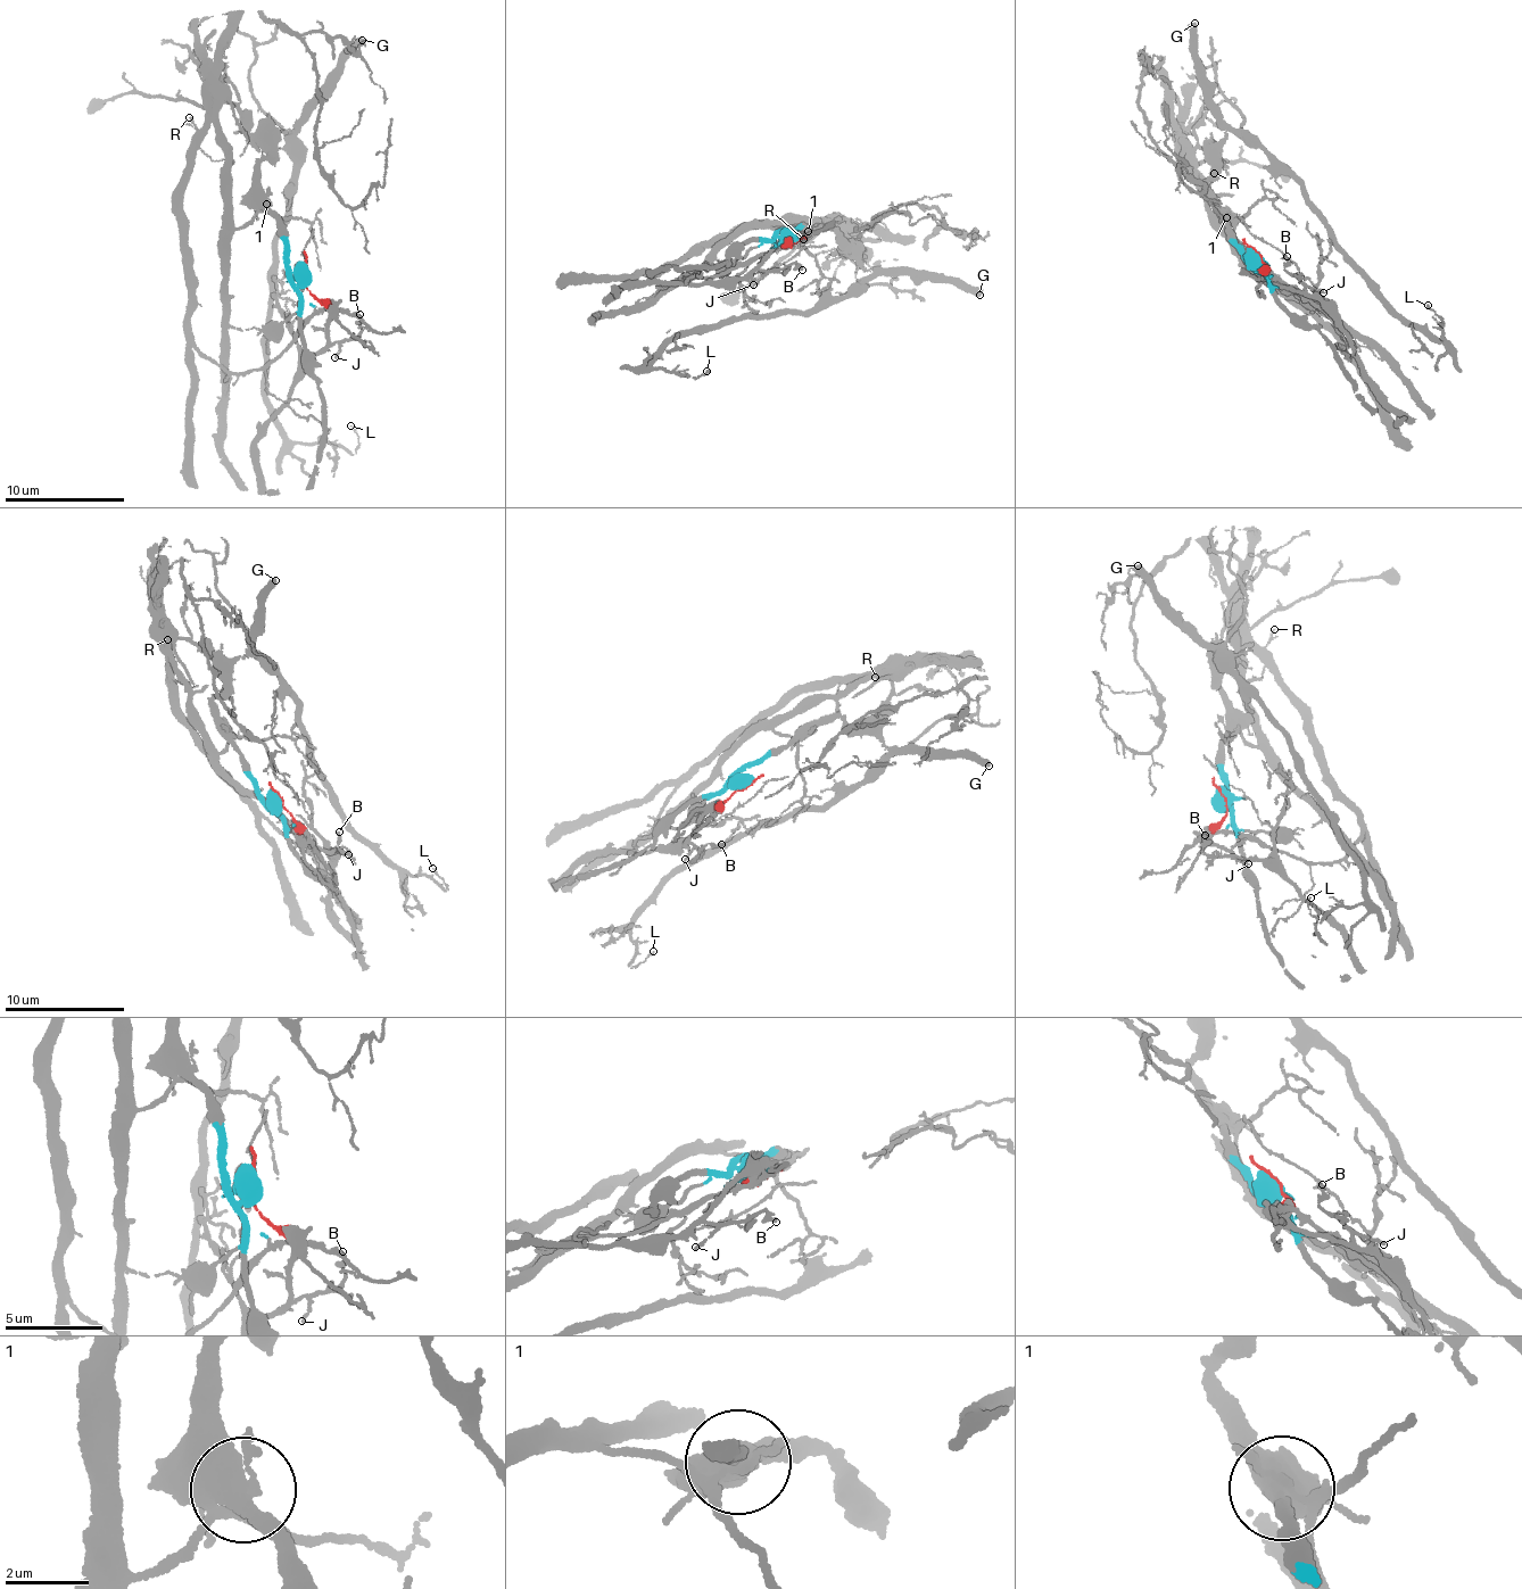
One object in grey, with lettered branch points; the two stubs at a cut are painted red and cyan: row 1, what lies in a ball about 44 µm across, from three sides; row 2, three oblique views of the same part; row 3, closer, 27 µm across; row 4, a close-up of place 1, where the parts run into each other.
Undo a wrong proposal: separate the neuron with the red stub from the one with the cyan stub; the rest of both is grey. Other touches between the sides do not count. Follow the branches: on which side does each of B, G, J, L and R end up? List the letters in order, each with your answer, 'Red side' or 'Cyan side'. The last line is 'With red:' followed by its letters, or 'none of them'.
B: Red side
G: Cyan side
J: Red side
L: Cyan side
R: Cyan side
With red: B, J

